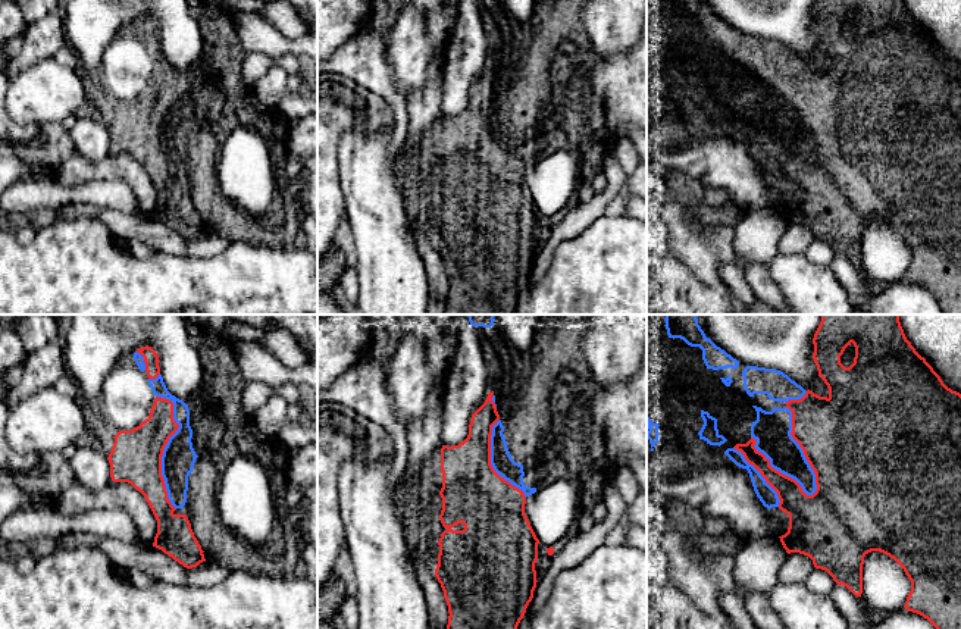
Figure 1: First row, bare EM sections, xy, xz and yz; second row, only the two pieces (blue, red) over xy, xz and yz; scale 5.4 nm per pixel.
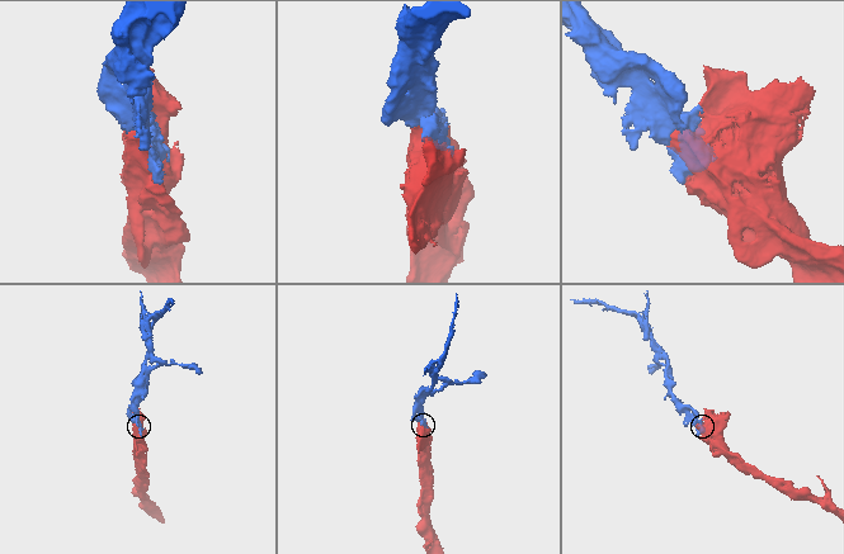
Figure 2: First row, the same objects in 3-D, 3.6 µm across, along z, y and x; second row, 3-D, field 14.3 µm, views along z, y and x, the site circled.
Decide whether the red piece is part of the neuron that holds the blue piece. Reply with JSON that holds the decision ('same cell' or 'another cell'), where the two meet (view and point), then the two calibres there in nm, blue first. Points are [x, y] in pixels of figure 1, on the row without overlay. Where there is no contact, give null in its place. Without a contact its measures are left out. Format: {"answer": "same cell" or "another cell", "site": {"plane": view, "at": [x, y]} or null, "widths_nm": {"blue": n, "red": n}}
{"answer": "same cell", "site": {"plane": "yz", "at": [803, 122]}, "widths_nm": {"blue": 200, "red": 480}}

